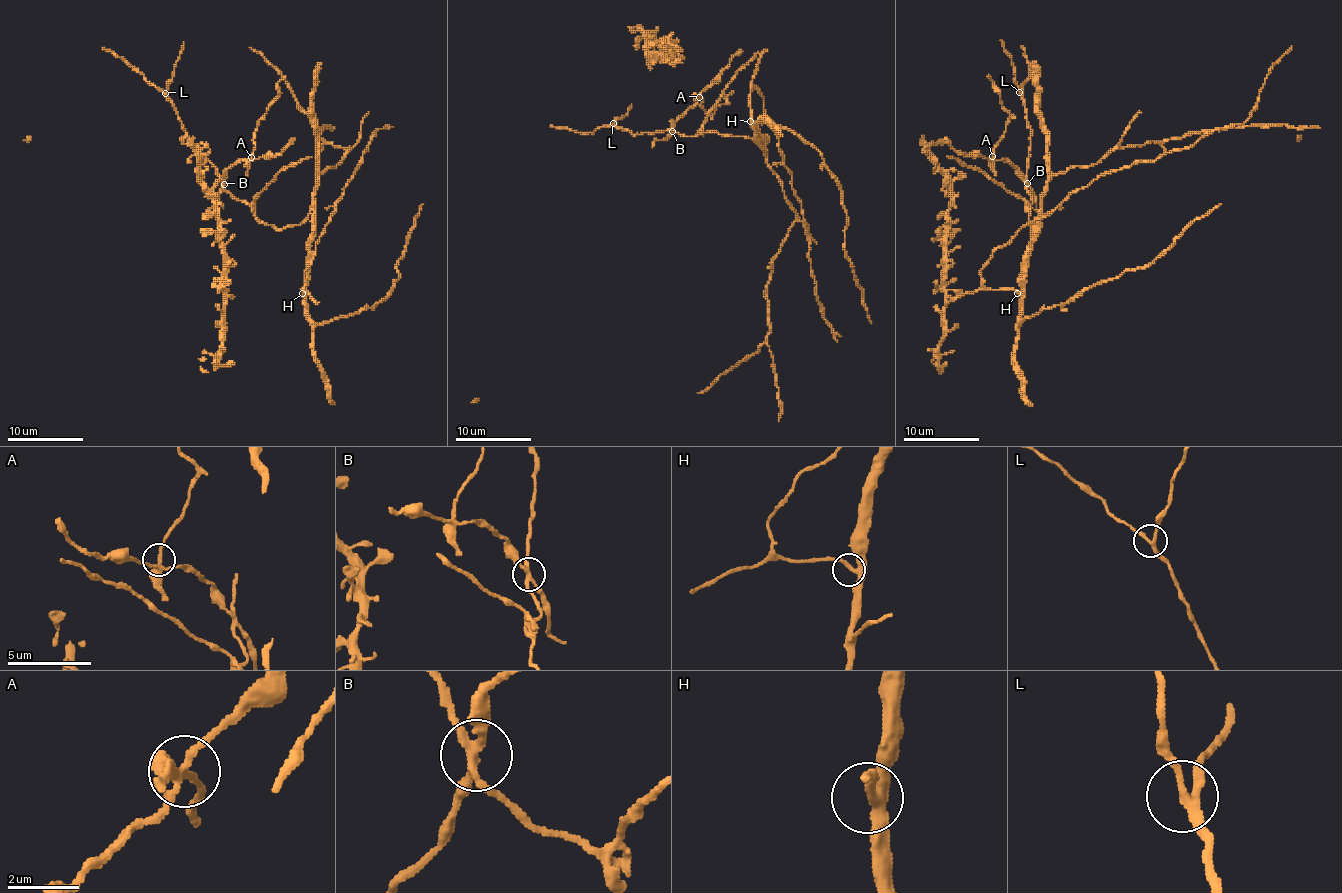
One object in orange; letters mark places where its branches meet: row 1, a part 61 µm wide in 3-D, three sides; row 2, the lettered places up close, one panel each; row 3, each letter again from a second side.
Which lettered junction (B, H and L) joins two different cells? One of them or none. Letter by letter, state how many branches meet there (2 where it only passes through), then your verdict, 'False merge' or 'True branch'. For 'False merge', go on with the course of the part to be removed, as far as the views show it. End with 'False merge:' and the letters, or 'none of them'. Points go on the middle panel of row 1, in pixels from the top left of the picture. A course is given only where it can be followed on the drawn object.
B: Branches: 4. False merge. Course of the part to remove: (671, 131), (697, 98), (701, 98), (701, 106), (709, 114), (726, 102), (733, 91)
H: Branches: 3. True branch
L: Branches: 3. True branch
False merge: B

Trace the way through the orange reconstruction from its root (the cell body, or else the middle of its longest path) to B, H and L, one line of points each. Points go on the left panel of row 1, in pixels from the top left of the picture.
B: (332, 166), (317, 178), (310, 214), (299, 225), (282, 229), (265, 225), (251, 208), (236, 200), (223, 183)
H: (332, 166), (319, 174), (315, 183), (314, 240), (308, 257), (308, 285), (302, 293)
L: (332, 166), (319, 174), (312, 210), (299, 225), (265, 225), (223, 187), (217, 170), (191, 144), (165, 93)

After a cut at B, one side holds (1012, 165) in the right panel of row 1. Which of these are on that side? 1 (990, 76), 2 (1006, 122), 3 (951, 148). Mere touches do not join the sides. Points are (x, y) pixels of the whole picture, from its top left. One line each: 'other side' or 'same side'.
1: same side
2: same side
3: same side

